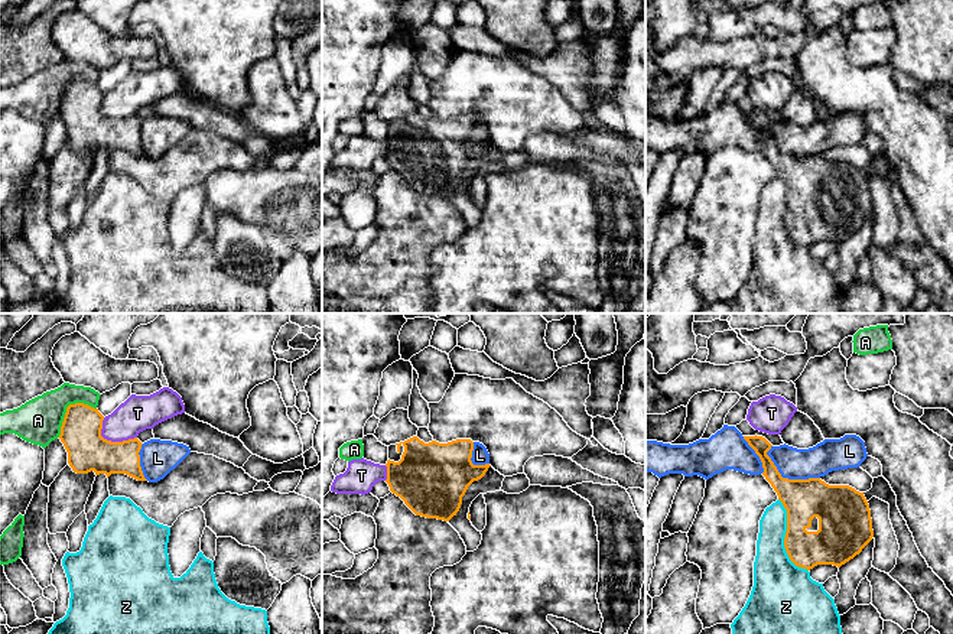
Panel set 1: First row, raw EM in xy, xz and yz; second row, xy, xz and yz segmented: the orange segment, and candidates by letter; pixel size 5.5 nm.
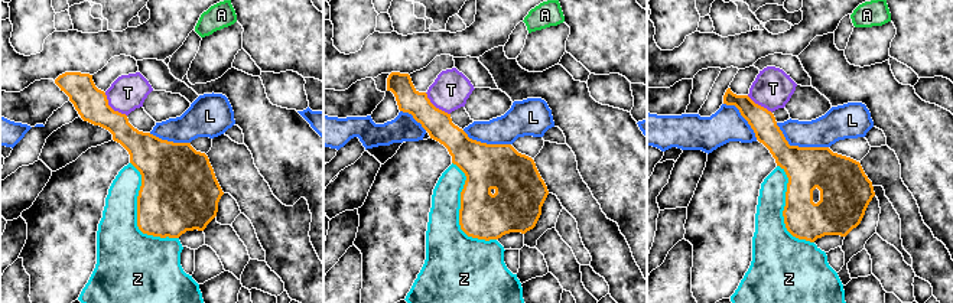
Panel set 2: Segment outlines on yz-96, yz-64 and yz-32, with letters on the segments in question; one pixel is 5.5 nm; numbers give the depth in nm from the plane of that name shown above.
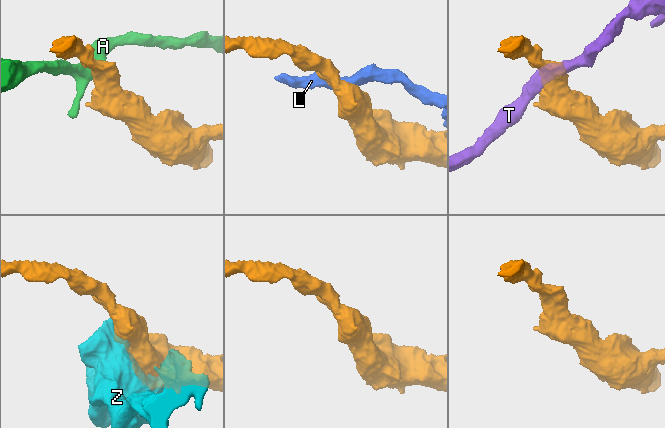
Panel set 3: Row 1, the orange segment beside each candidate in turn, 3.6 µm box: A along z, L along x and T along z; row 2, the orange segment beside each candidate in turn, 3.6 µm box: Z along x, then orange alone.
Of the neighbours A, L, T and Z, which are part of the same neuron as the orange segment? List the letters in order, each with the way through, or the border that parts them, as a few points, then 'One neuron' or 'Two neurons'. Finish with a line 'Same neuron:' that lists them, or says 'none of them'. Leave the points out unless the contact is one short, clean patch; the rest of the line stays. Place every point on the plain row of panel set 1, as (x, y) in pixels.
A: Boundary: xy (96, 84), (87, 80), (71, 80), (67, 84), (58, 113). Two neurons
L: Boundary: yz (766, 129), (783, 153), (819, 155). Two neurons
T: Two neurons
Z: Two neurons
Same neuron: none of them

